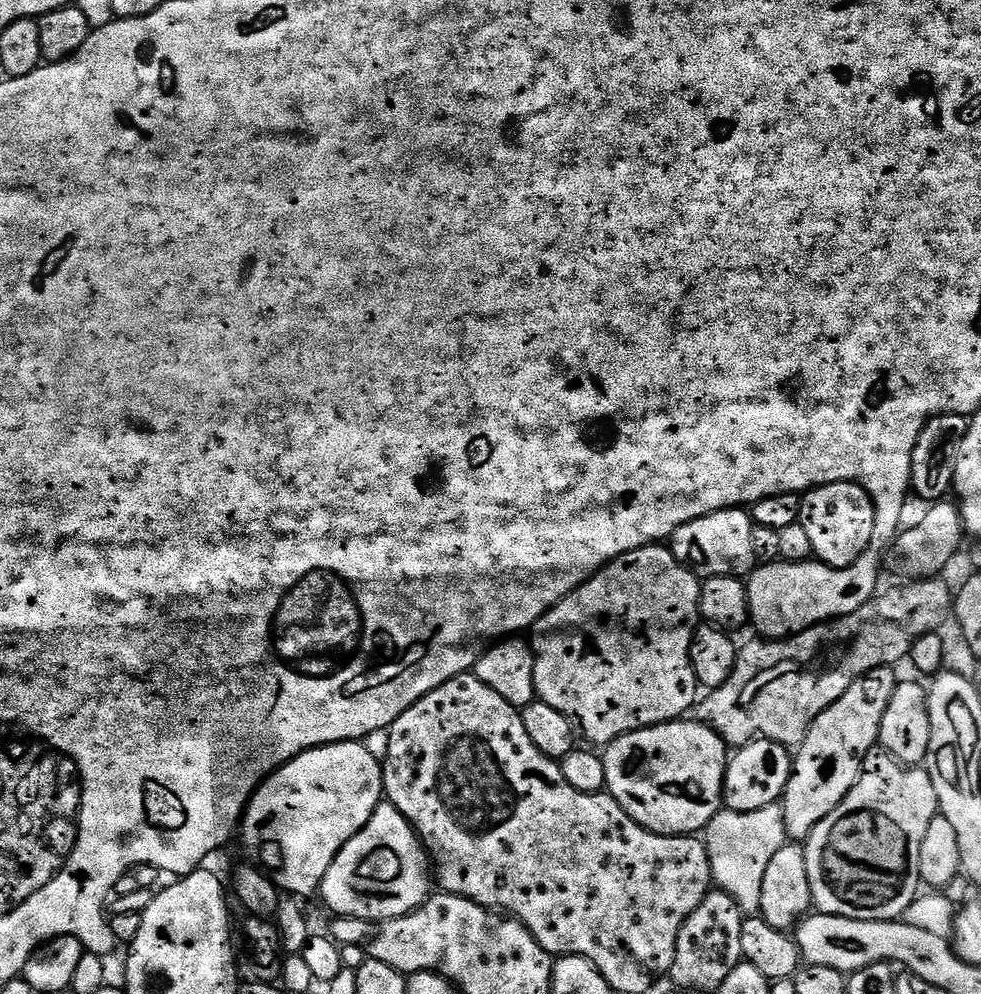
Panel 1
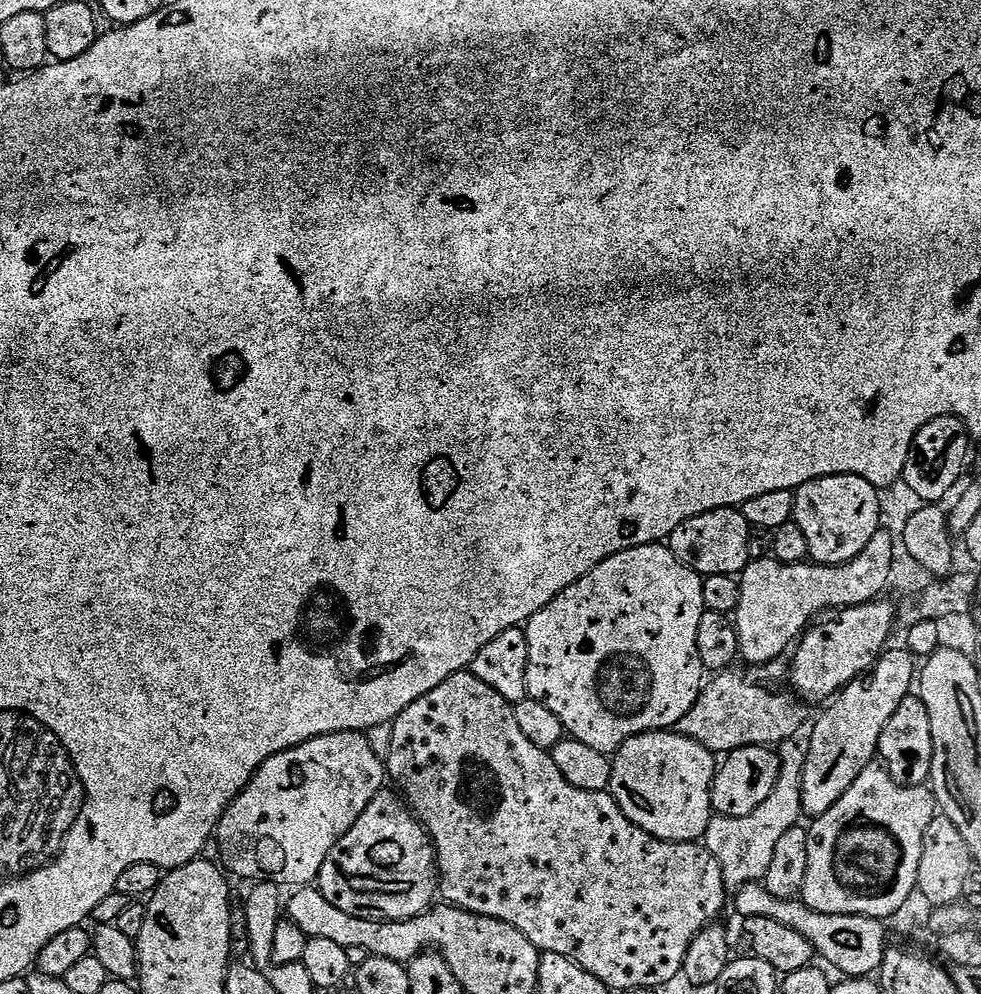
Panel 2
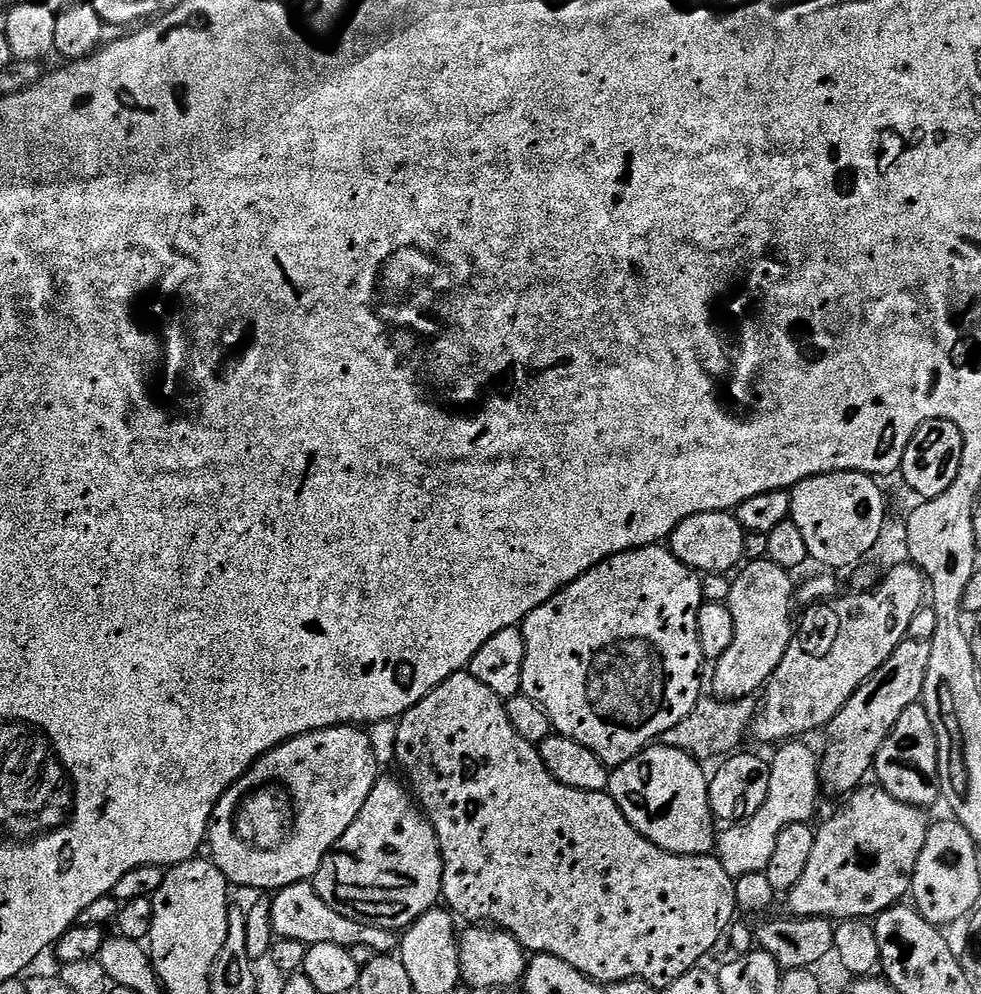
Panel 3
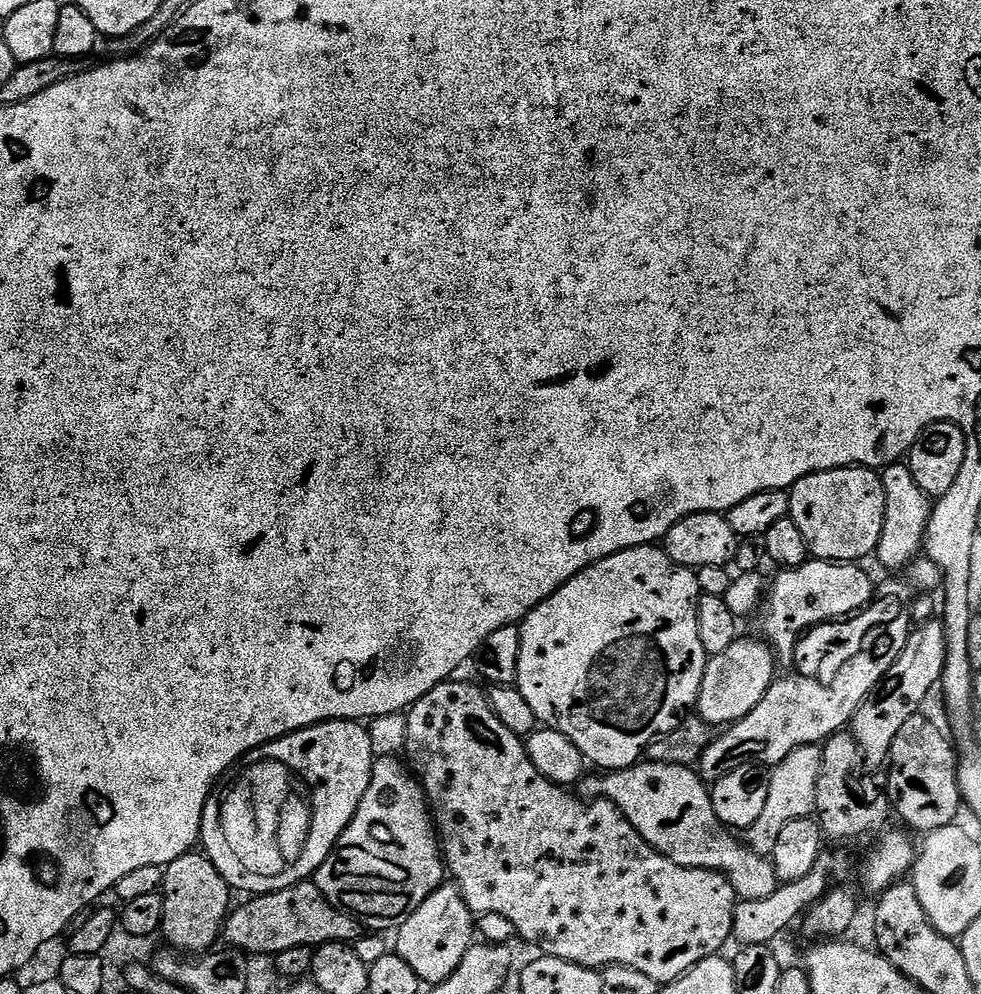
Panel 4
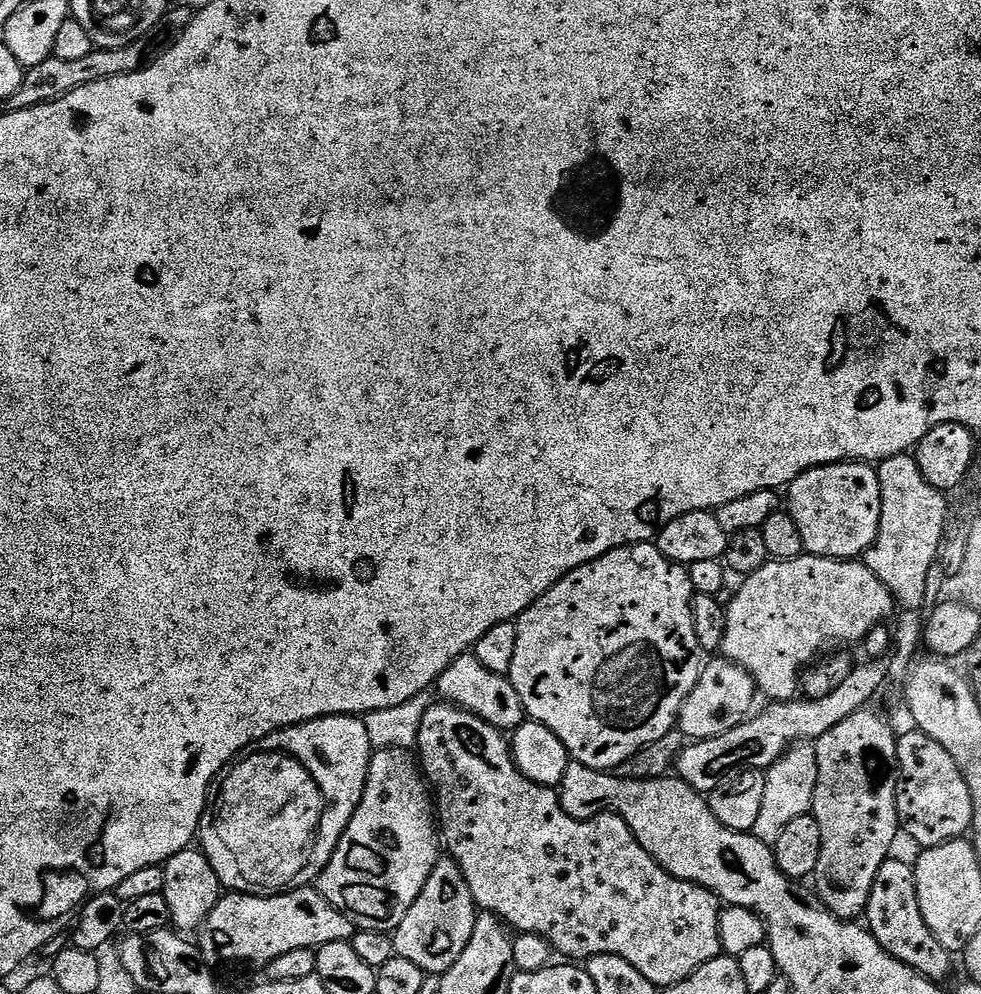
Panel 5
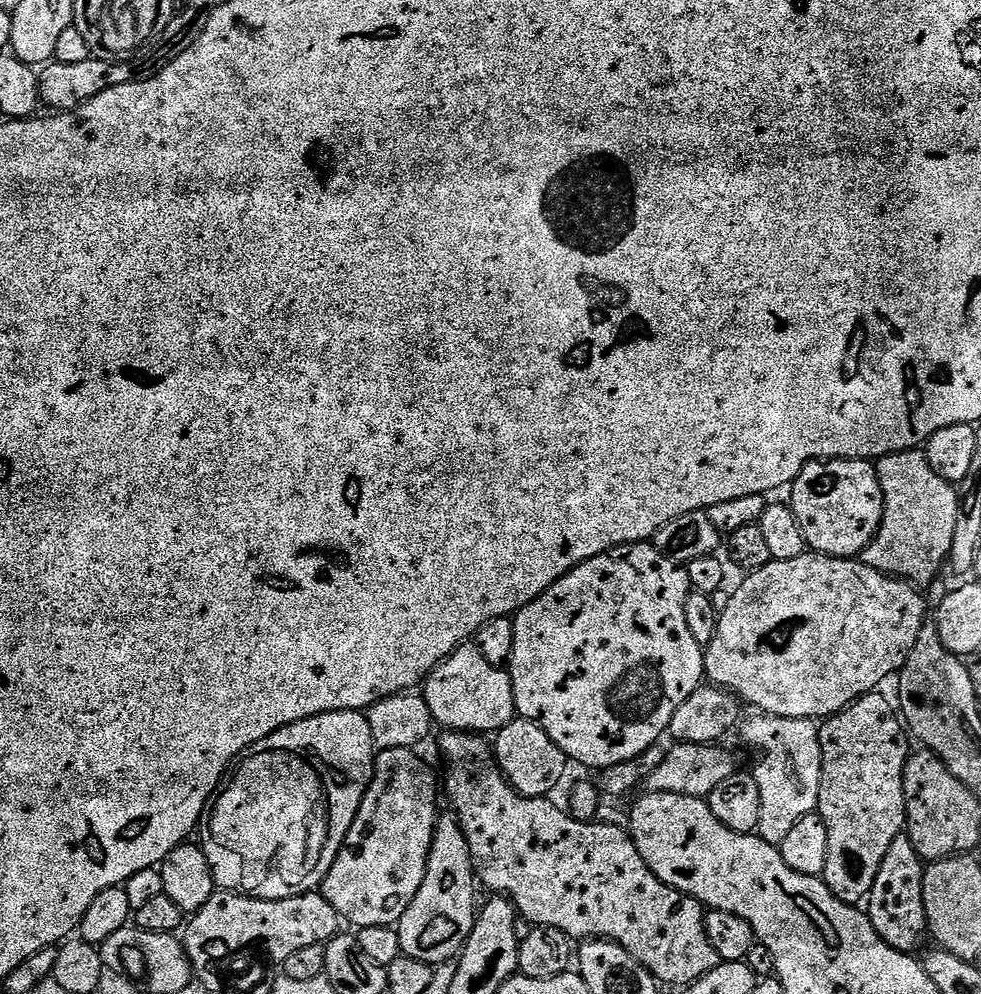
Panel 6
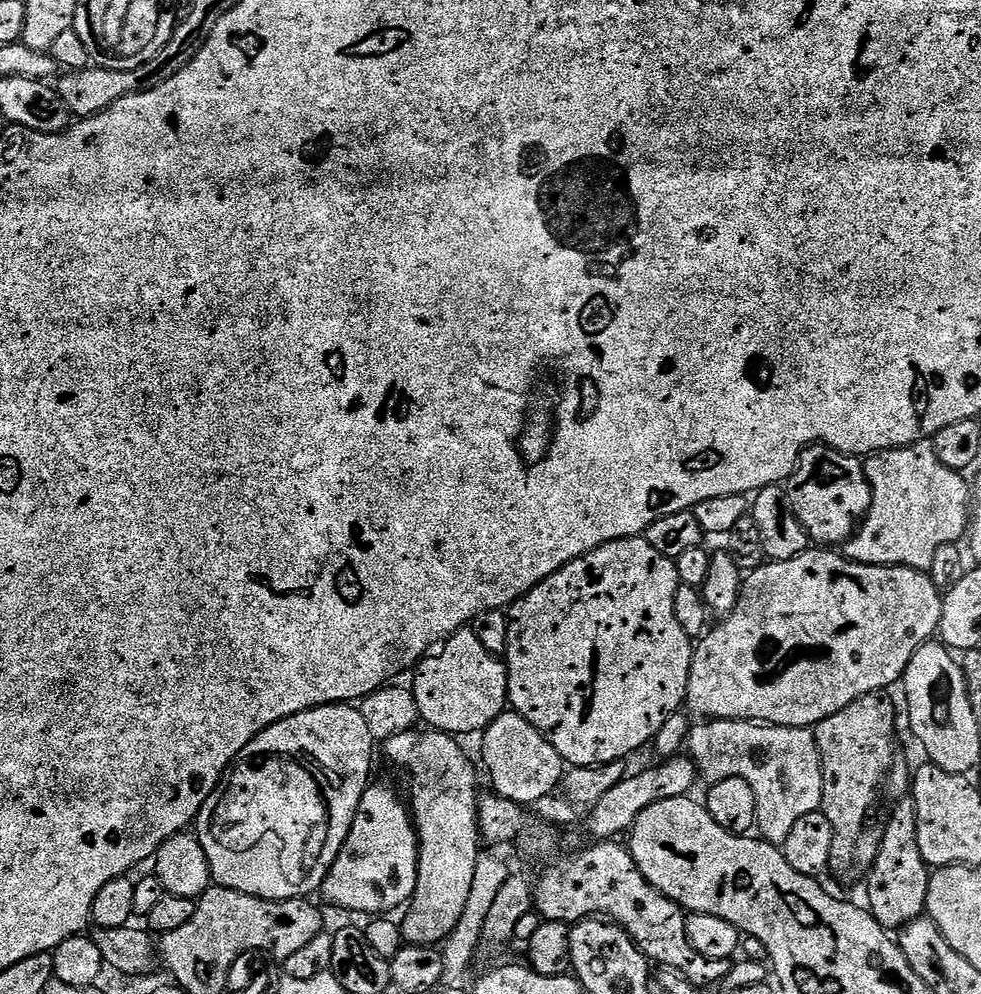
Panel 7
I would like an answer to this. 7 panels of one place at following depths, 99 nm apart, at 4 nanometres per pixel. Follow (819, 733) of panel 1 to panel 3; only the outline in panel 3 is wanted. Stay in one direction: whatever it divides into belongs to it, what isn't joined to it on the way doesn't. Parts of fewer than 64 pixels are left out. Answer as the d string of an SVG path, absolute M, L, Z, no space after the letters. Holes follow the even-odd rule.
M905 638L903 642L886 658L886 662L876 673L863 684L859 690L838 710L838 714L828 723L826 735L828 735L828 749L822 752L820 762L820 782L825 793L833 792L834 795L843 797L851 794L865 783L864 775L873 771L878 750L886 742L890 730L894 730L894 722L902 715L906 706L917 703L923 697L926 672L929 669L931 646L929 641L916 641Z

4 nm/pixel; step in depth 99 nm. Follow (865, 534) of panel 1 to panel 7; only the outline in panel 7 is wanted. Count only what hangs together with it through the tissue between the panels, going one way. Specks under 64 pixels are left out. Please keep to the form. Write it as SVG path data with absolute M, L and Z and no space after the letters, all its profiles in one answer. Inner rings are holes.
M821 443L813 444L811 448L805 448L800 456L800 462L792 473L788 497L794 506L794 514L809 537L816 540L820 546L840 546L848 540L856 531L858 525L867 516L872 505L872 483L868 480L868 469L865 461L858 456L848 456L839 452L837 448L830 448Z

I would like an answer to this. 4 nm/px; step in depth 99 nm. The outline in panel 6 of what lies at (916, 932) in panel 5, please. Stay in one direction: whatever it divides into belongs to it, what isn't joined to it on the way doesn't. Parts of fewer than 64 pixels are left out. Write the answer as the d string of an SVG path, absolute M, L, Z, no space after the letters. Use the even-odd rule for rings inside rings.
M907 835L896 836L890 850L886 850L886 858L882 858L882 866L878 866L872 892L866 901L866 911L874 930L899 952L915 953L920 944L919 936L925 935L928 927L924 905L925 871L925 861L920 859Z

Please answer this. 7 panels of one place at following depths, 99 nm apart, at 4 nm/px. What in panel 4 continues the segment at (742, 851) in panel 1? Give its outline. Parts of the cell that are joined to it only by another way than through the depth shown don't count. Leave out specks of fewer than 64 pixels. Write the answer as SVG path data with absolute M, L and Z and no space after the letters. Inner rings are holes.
M807 744L791 752L782 762L771 769L768 776L766 806L758 817L758 822L746 830L746 843L759 856L771 857L778 834L786 827L786 822L809 819L816 810L816 783L822 770L822 751L817 745Z

